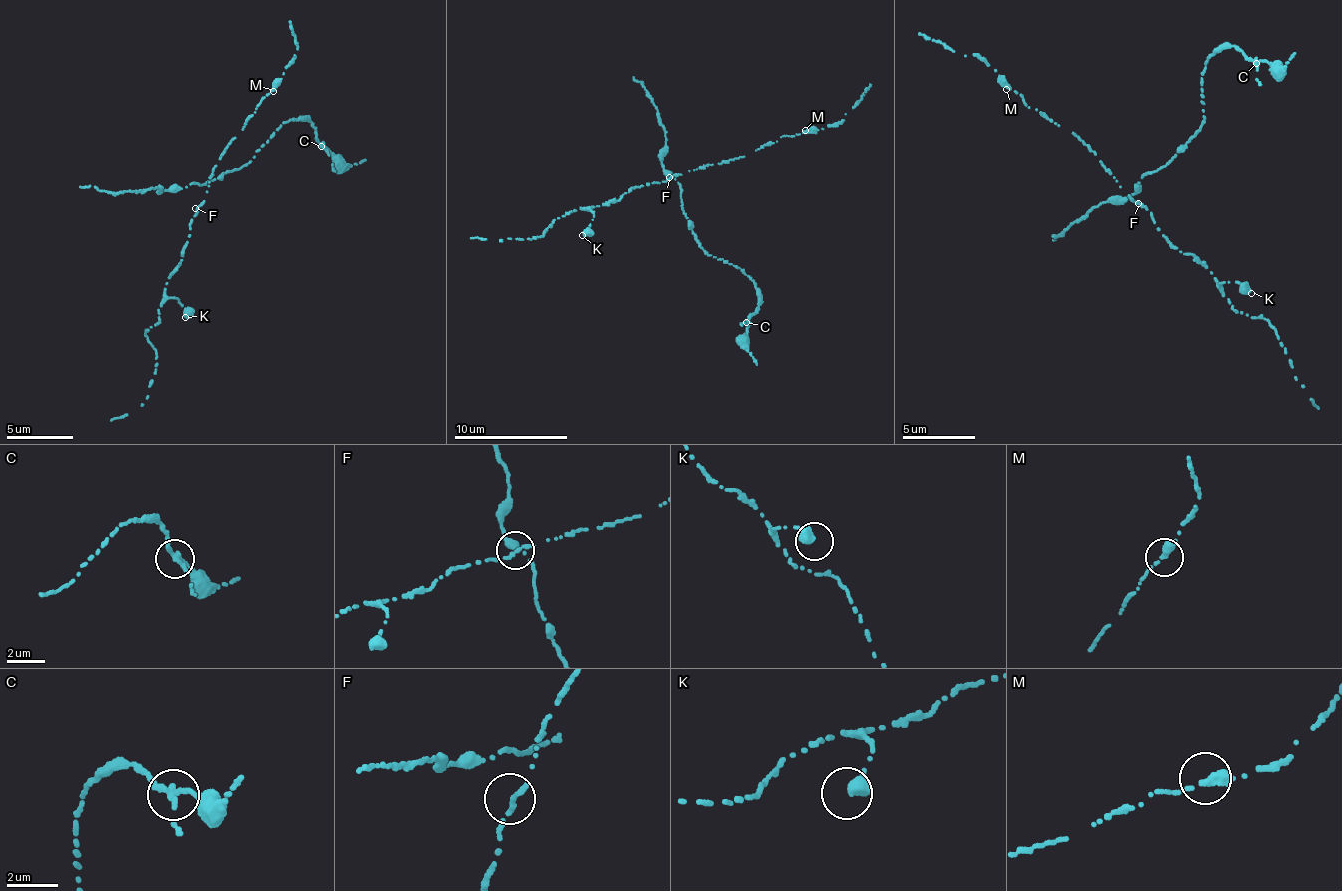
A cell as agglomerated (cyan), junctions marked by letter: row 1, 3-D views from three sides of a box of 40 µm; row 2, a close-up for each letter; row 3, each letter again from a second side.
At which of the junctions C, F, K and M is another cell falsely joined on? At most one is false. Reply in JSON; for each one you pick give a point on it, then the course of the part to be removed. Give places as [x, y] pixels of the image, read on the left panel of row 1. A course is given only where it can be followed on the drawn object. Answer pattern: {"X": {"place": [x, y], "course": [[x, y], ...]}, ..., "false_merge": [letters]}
{"false_merge": []}

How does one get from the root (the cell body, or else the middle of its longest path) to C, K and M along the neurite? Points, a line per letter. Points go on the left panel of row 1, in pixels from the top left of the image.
C: (198, 208), (183, 189), (237, 170), (286, 121), (312, 122), (321, 146)
K: (198, 208), (178, 268), (170, 272), (165, 290), (180, 299), (185, 317)
M: (198, 208), (203, 203), (210, 178), (225, 154), (227, 145), (242, 130), (267, 93), (273, 91)

